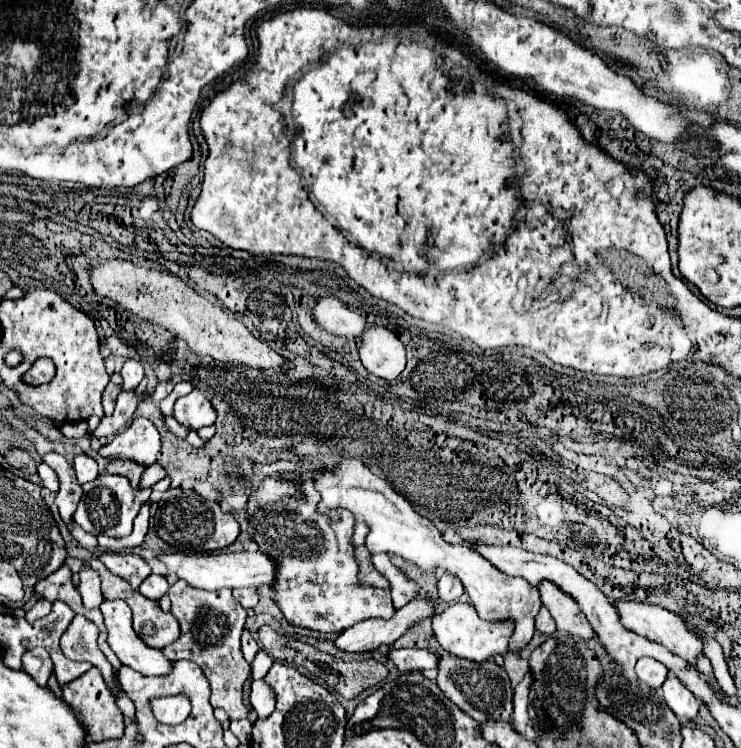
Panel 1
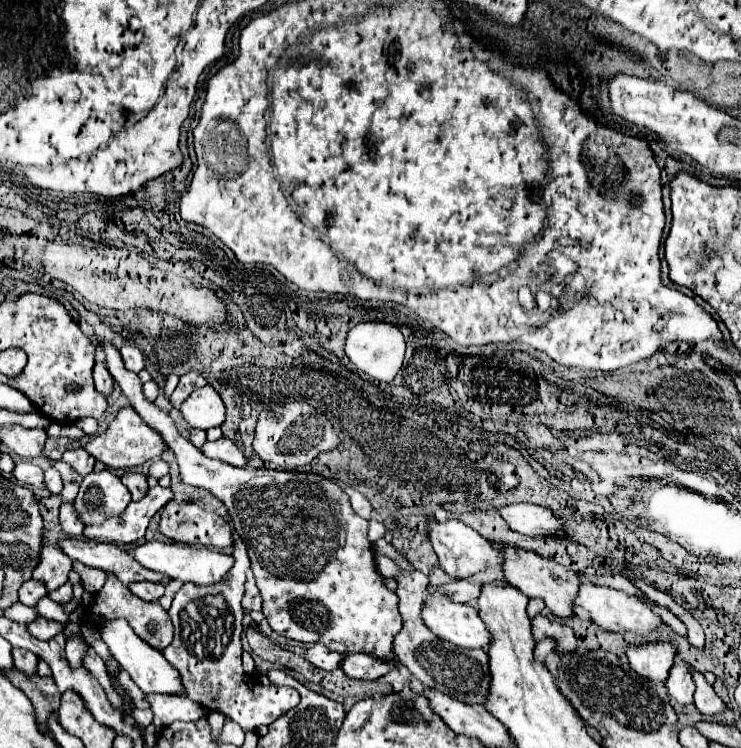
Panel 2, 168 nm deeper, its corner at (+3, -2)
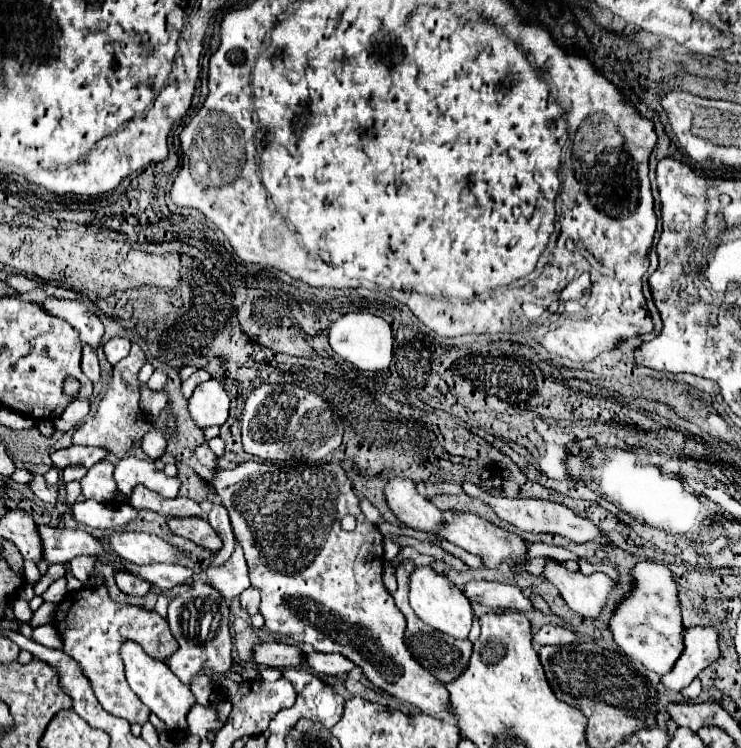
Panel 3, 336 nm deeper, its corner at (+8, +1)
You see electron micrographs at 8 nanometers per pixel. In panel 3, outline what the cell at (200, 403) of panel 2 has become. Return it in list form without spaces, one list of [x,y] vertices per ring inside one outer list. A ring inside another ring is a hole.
[[[210,379],[196,387],[192,399],[188,401],[188,409],[200,429],[210,425],[224,425],[228,419],[230,397],[220,381]]]

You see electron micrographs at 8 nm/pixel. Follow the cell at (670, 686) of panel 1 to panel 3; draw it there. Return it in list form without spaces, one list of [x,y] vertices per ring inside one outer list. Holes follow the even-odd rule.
[[[696,625],[684,631],[686,649],[676,661],[674,669],[660,677],[660,681],[672,689],[682,691],[702,669],[712,665],[720,657],[718,631],[710,625]]]

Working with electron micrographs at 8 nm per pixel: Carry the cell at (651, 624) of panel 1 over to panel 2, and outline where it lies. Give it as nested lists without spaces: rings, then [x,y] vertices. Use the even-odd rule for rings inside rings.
[[[591,582],[581,584],[575,604],[583,606],[591,614],[591,618],[597,626],[611,630],[611,632],[621,632],[621,634],[631,632],[631,634],[639,634],[643,638],[649,638],[649,636],[653,636],[653,630],[663,626],[663,618],[659,614],[655,614],[647,604],[643,604],[641,600],[637,600],[621,590],[613,590],[607,586],[597,586]]]

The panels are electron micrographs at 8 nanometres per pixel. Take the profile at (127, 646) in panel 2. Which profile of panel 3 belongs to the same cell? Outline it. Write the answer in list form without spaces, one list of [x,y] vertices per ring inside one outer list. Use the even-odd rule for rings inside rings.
[[[126,641],[122,645],[122,659],[124,659],[124,665],[126,665],[126,677],[128,677],[130,689],[138,695],[138,699],[152,713],[156,713],[172,731],[188,731],[186,711],[190,711],[190,705],[196,703],[190,687],[184,685],[176,675],[172,675],[172,671],[168,669],[166,663],[146,655],[144,649],[134,641]]]

